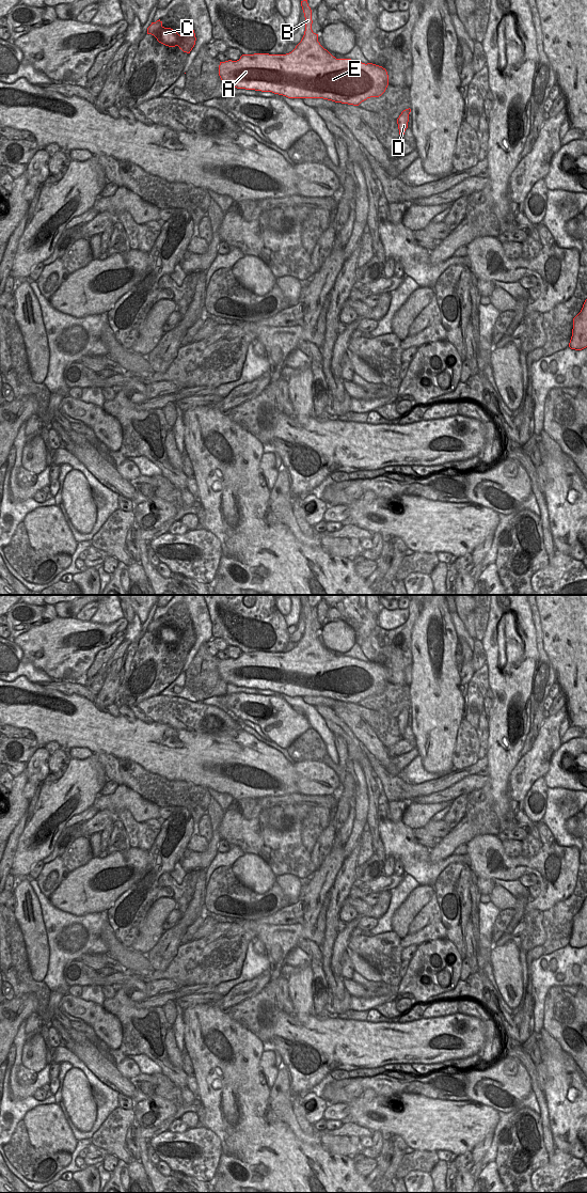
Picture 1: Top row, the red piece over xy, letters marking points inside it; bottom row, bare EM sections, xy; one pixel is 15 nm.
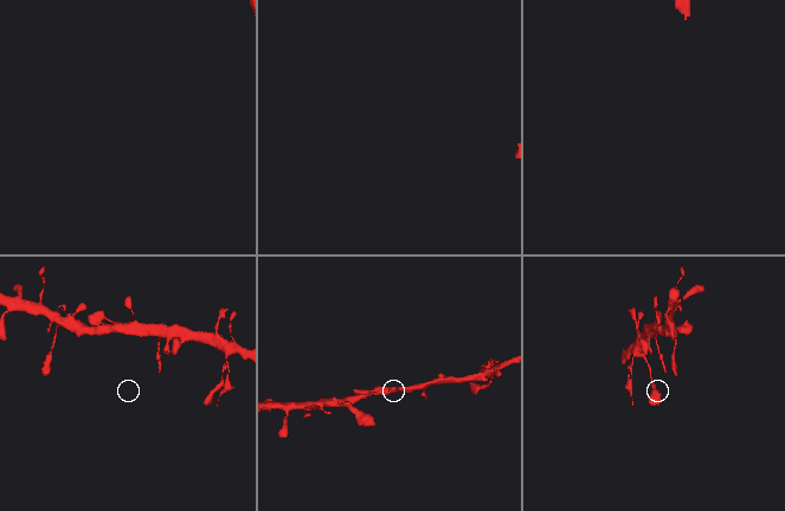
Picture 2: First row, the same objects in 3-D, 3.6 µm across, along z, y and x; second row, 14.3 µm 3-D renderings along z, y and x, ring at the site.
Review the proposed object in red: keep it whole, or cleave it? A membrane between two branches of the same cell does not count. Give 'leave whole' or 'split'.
leave whole

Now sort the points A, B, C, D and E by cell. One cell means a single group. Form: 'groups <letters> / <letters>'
groups A B C D E

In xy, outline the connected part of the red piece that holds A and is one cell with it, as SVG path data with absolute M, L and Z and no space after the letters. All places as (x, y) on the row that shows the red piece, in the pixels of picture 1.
M307 0L301 1L305 31L301 42L286 54L242 54L237 61L220 62L219 76L226 85L237 89L272 92L288 98L323 98L335 103L359 106L370 97L381 96L388 85L385 68L351 59L336 59L318 42L312 30L312 10Z

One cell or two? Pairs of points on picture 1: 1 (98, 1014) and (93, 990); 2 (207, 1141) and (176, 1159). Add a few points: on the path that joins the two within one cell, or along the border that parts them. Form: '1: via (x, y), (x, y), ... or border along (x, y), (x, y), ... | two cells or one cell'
1: border along (80, 997), (101, 1006) | two cells
2: via (200, 1149), (200, 1152), (193, 1158), (185, 1159) | one cell

